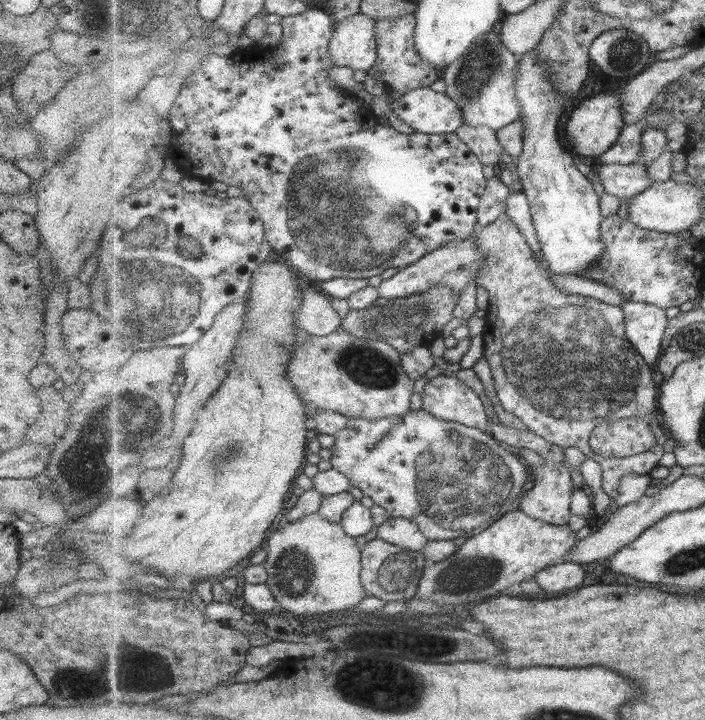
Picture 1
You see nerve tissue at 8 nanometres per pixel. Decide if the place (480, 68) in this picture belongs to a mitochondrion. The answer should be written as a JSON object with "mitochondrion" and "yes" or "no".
{"mitochondrion":"yes"}

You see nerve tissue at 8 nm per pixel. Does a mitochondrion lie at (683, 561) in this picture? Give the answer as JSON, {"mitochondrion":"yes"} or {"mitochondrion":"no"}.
{"mitochondrion":"yes"}

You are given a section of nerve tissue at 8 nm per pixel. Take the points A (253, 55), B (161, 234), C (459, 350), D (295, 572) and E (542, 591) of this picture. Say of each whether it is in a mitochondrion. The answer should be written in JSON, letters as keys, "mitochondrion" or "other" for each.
{"A":"other","B":"mitochondrion","C":"other","D":"mitochondrion","E":"other"}

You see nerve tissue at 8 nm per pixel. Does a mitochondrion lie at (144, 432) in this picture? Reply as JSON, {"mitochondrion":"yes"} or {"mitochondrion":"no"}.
{"mitochondrion":"no"}

